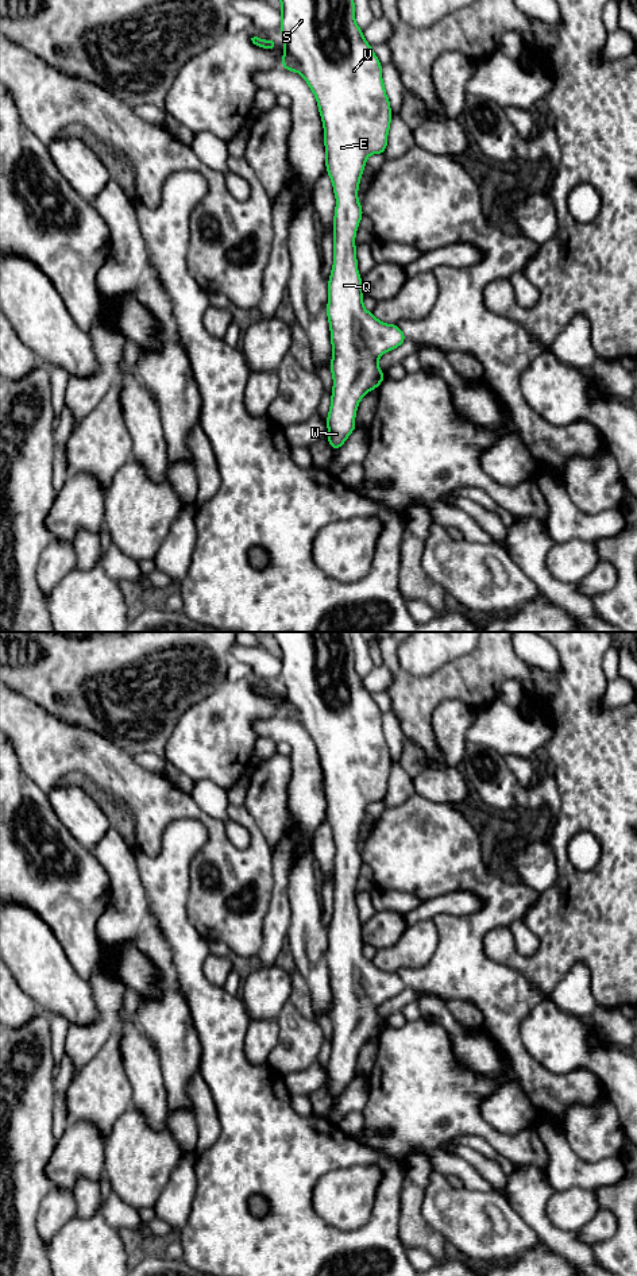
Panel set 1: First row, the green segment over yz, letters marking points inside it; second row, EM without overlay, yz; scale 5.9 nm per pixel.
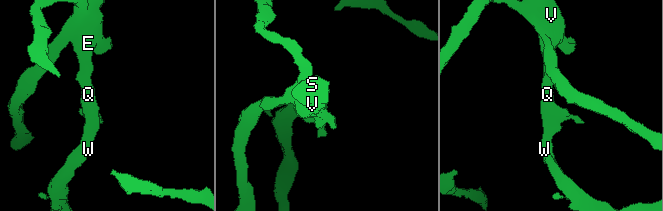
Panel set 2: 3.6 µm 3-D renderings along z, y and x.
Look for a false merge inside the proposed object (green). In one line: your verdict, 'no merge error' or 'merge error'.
no merge error

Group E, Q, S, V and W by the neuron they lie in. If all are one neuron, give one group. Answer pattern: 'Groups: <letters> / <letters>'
Groups: E Q S V W

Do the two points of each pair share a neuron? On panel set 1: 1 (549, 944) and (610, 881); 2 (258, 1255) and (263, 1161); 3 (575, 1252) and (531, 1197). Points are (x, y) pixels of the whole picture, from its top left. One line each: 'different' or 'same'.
1: same
2: same
3: same

